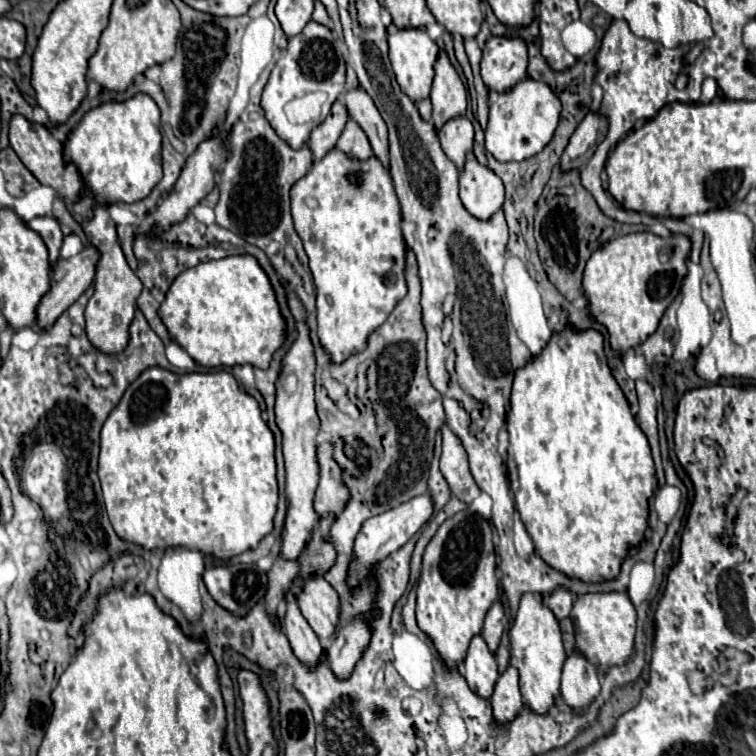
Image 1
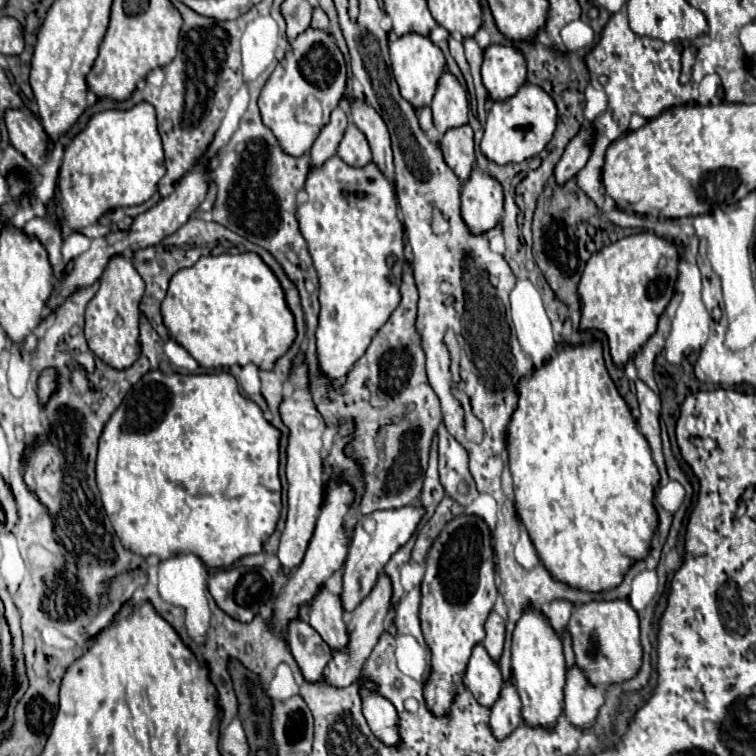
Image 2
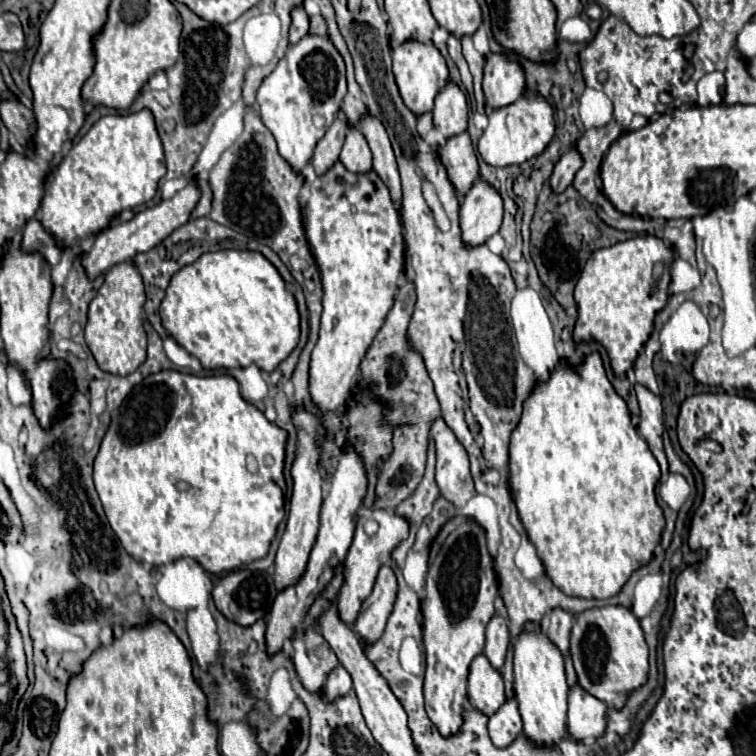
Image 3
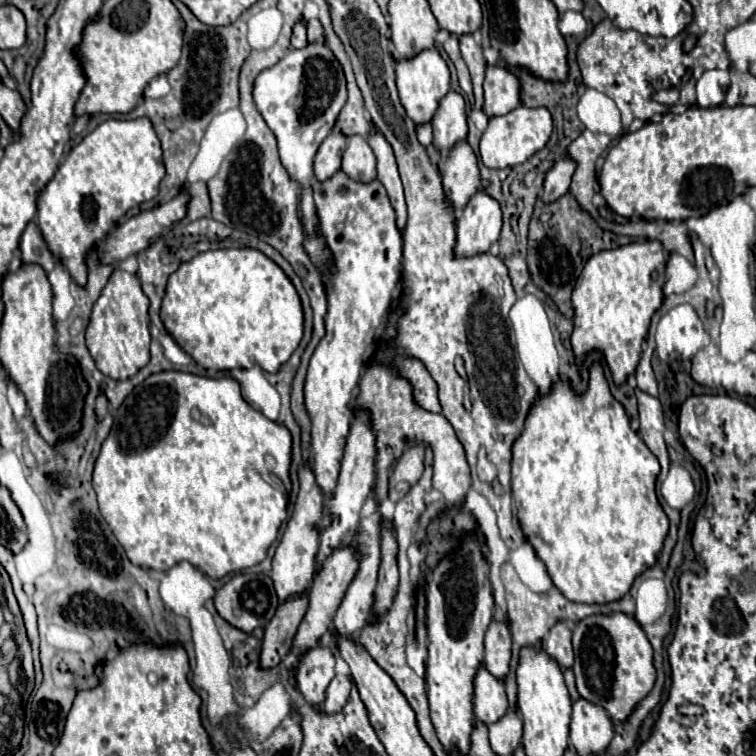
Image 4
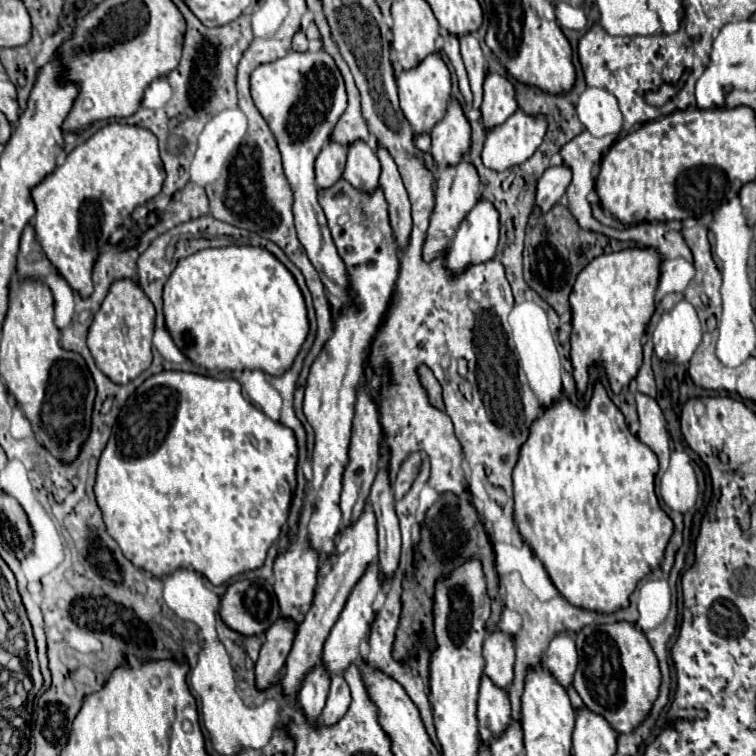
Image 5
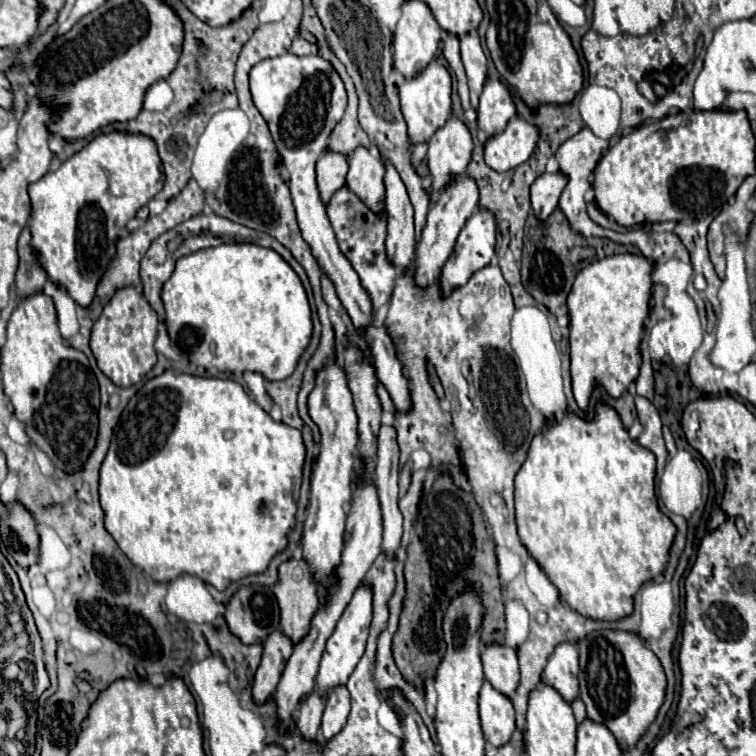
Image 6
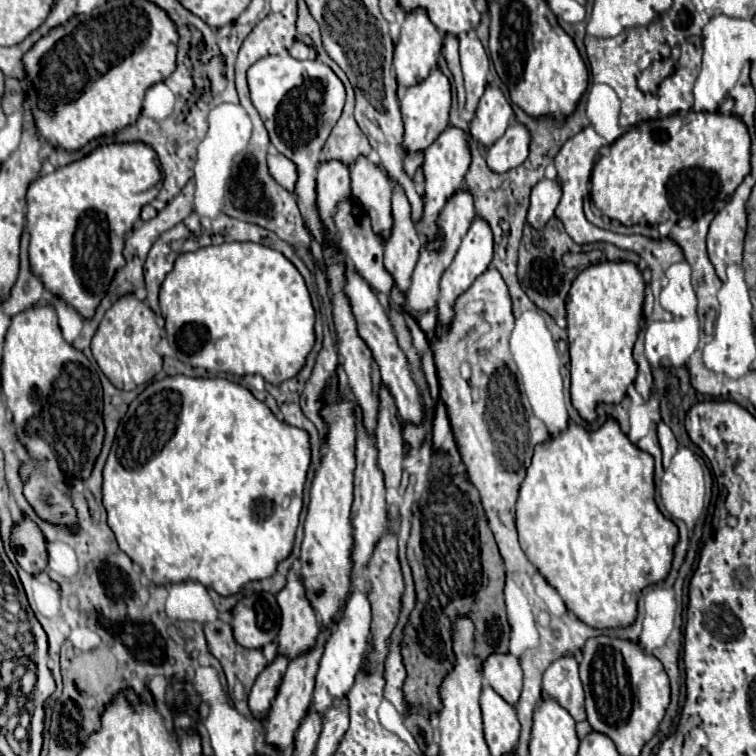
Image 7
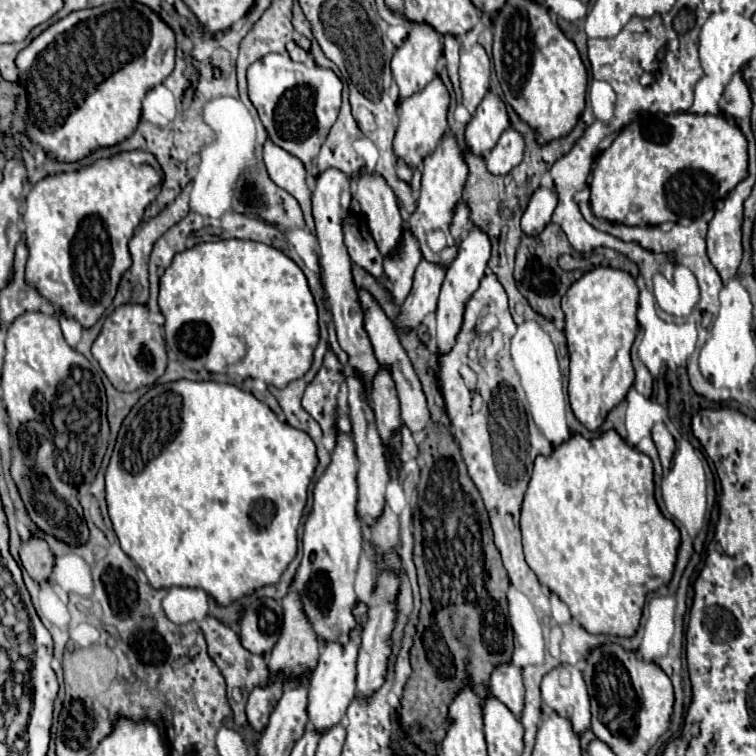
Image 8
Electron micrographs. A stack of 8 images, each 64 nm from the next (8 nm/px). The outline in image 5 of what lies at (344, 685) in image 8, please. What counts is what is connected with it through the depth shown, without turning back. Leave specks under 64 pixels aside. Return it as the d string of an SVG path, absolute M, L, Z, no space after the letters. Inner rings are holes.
M372 562L368 564L368 570L362 574L360 582L356 582L356 586L352 588L350 596L348 596L348 602L344 604L344 610L340 612L340 618L336 620L334 628L330 630L330 636L326 638L324 642L324 652L322 652L322 660L326 664L326 668L330 672L334 670L340 670L340 668L348 668L358 656L358 646L360 646L360 640L366 638L368 634L368 624L372 622L374 618L374 610L372 610L372 604L374 604L374 598L376 594L380 592L380 580L378 580L378 562Z

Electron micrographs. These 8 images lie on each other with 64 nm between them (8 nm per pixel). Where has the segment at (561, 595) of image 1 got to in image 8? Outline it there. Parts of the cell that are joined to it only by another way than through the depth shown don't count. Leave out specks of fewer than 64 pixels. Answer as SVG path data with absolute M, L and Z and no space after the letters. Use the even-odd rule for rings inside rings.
M560 664L542 678L542 708L570 718L576 734L590 728L590 698L576 666Z

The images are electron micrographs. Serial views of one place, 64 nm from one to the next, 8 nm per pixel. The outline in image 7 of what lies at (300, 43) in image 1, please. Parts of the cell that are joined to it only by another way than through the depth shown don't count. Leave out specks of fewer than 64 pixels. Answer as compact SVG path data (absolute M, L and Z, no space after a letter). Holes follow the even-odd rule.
M284 54L260 58L248 70L248 86L252 104L264 120L272 146L296 164L298 180L294 194L308 234L322 246L322 250L330 246L336 248L336 244L330 242L330 234L322 224L316 204L316 166L320 162L324 142L342 114L346 100L344 84L328 64L320 60L296 60L290 54ZM346 260L346 270L344 270L342 292L344 292L344 296L350 302L350 308L352 308L352 314L356 318L356 326L358 326L360 338L368 344L368 348L372 350L372 358L380 366L382 382L390 390L390 394L392 394L392 398L396 402L400 418L406 420L406 422L418 424L422 420L422 396L420 396L418 386L412 380L412 374L410 374L410 368L408 368L408 360L406 360L404 352L400 350L400 346L396 342L396 334L392 330L392 324L390 324L382 304L378 302L376 294L370 290L370 286L364 282L364 278L360 278L360 274L354 270L352 262L348 262L348 260Z

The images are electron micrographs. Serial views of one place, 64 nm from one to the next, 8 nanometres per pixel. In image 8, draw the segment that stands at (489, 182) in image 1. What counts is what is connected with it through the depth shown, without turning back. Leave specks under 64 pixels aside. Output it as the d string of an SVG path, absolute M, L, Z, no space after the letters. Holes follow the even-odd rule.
M472 226L468 236L462 240L460 248L458 248L458 256L452 260L452 264L446 270L446 278L442 282L442 290L440 290L440 298L438 298L438 310L436 310L436 320L438 320L438 350L444 354L452 348L452 342L456 338L456 330L460 330L460 322L462 322L462 312L464 312L464 302L468 302L468 298L472 296L472 292L476 292L480 278L486 274L486 264L490 260L490 238L488 234L480 228L480 226Z

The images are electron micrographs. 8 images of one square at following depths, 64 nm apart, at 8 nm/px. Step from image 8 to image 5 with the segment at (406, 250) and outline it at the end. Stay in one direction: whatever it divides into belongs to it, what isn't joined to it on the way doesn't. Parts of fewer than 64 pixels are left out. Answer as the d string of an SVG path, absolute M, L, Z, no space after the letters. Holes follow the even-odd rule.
M382 144L376 146L376 156L378 156L380 166L382 166L380 186L384 190L388 206L390 206L390 224L392 224L392 230L396 234L400 248L404 248L408 244L408 234L412 230L408 194L404 190L404 184L402 184L402 178L398 174L394 158L390 156L390 152Z

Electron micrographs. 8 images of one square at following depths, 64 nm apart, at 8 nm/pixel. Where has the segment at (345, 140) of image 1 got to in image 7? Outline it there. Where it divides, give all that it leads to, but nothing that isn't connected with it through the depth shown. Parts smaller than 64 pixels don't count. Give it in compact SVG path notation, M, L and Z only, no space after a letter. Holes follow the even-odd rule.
M358 156L350 164L350 180L352 180L352 196L372 218L372 226L376 232L388 238L388 230L392 228L390 214L390 194L392 184L388 174L372 164L366 156Z

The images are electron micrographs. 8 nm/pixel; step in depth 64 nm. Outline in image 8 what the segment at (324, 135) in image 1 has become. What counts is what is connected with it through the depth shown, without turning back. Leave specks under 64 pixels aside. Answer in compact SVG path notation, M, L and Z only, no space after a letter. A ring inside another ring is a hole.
M328 168L324 172L318 174L316 184L314 184L314 192L312 192L312 216L316 222L316 234L318 234L318 246L320 246L320 266L322 266L322 282L328 294L328 304L330 304L330 312L334 316L334 326L336 326L336 334L338 334L338 342L342 346L342 350L348 354L348 370L354 372L364 386L366 396L370 398L372 392L372 380L380 370L380 364L374 358L372 352L372 344L366 336L366 330L362 326L362 310L360 310L360 302L356 298L356 286L350 274L350 256L346 252L344 246L344 238L342 238L342 218L344 214L348 214L350 210L350 200L352 200L352 178L348 174L344 174L338 168Z

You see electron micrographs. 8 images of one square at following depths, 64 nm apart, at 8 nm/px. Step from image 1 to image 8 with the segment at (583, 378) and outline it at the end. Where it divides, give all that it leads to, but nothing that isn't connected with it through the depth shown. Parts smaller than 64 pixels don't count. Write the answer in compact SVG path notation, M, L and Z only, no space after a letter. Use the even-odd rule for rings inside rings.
M606 430L598 438L584 438L582 434L570 434L568 440L552 448L550 456L538 456L534 460L532 478L528 482L528 490L524 494L524 502L520 508L520 532L522 532L522 546L526 554L528 566L534 570L538 580L550 588L560 600L570 608L570 614L592 634L612 634L612 636L632 636L638 630L644 598L648 592L664 586L670 582L674 564L676 564L676 550L680 546L680 532L672 520L664 518L656 500L654 500L654 480L652 480L652 460L630 446L616 430Z

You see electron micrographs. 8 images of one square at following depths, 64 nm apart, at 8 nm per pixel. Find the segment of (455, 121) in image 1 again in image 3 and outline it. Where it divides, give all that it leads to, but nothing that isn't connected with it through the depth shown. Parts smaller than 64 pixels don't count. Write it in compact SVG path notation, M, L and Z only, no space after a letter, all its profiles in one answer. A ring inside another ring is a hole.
M460 132L448 138L446 144L440 148L440 160L444 162L456 194L462 200L468 192L468 186L472 186L472 182L478 178L478 162L470 134Z

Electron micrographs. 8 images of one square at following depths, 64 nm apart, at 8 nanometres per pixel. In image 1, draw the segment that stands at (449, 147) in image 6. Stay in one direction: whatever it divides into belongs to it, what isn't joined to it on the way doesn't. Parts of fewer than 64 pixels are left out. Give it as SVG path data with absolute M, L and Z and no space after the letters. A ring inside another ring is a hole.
M440 48L434 64L434 82L430 100L434 108L432 122L436 128L448 122L448 118L456 118L456 114L466 112L466 88L444 48Z

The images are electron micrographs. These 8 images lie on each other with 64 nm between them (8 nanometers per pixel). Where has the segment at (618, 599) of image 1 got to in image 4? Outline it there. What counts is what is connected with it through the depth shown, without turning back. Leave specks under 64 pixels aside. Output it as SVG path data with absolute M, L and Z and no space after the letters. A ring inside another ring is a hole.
M610 612L582 618L574 624L572 648L574 674L580 696L600 704L612 720L624 720L634 710L636 702L644 698L648 690L652 690L652 646L632 616L624 612Z

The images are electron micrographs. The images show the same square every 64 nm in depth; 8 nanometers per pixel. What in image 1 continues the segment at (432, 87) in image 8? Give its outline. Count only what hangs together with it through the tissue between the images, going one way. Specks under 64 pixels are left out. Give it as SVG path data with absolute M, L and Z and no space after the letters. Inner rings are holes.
M390 24L388 26L388 46L390 46L390 62L392 62L400 88L412 100L426 98L430 94L430 86L432 86L432 78L434 78L432 62L436 60L438 44L426 34L424 28L398 28L398 26Z

